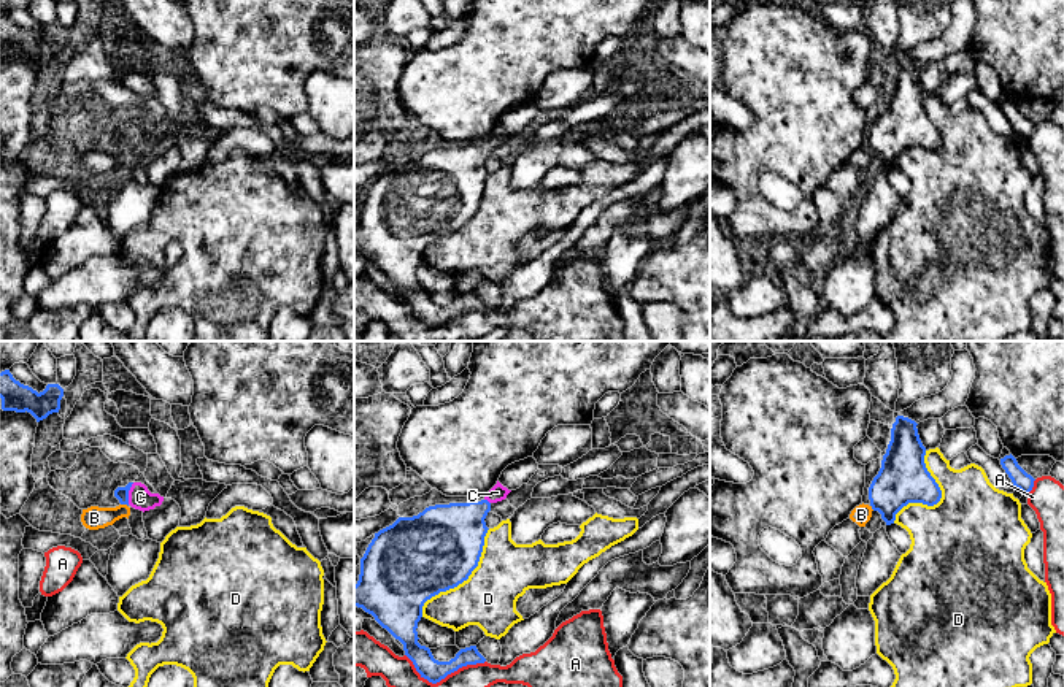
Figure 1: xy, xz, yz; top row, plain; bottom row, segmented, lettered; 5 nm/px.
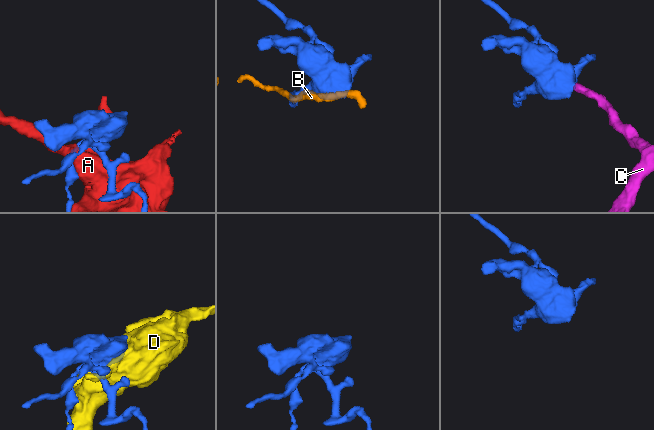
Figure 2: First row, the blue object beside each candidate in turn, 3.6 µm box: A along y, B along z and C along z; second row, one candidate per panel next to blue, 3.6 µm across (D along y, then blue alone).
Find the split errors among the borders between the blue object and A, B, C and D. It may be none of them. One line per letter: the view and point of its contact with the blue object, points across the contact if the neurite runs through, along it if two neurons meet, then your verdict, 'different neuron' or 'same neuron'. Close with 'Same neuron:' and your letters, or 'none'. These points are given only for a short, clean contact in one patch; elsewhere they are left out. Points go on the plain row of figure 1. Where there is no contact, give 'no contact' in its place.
A: contact xz (443, 322); different neuron
B: contact xy (124, 148); different neuron
C: contact xy (127, 138); way xy (121, 138), (127, 138), (140, 142); same neuron
D: contact xz (464, 224); different neuron
Same neuron: C

